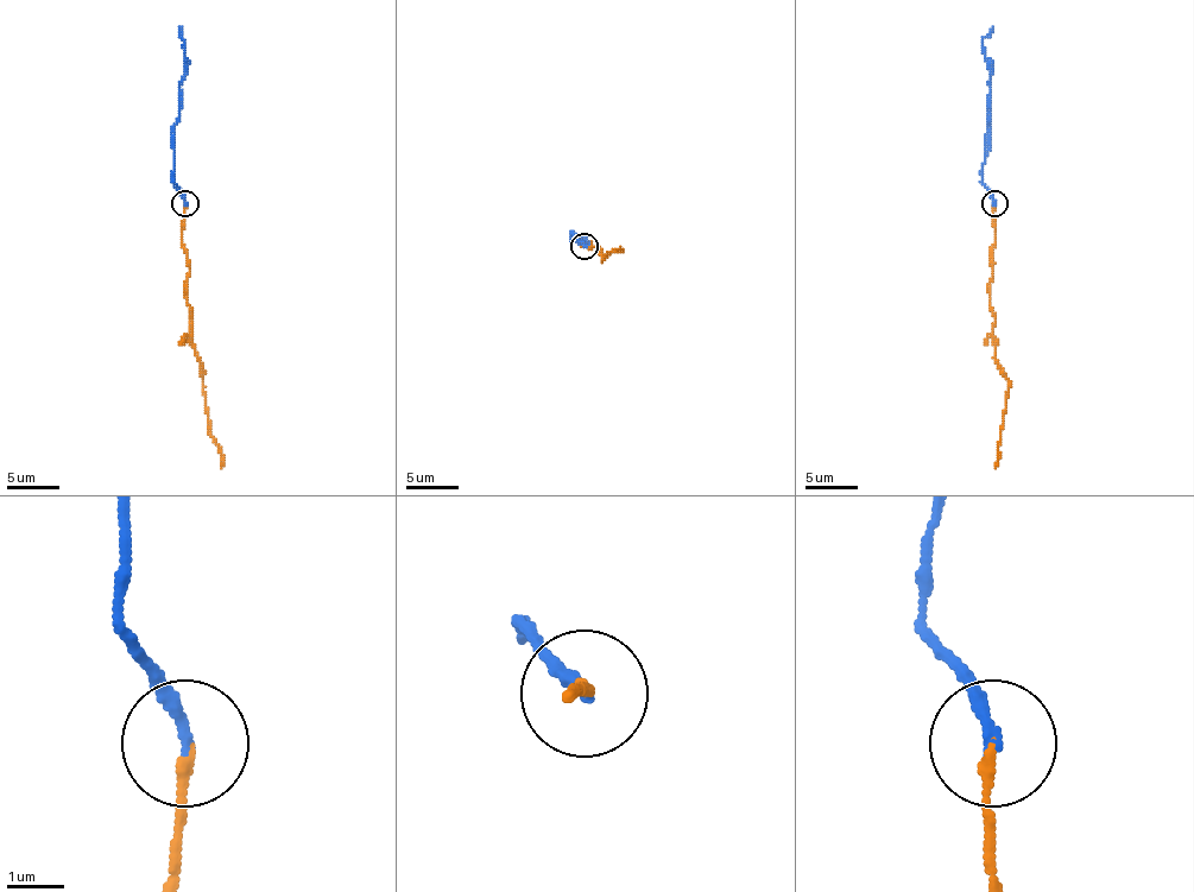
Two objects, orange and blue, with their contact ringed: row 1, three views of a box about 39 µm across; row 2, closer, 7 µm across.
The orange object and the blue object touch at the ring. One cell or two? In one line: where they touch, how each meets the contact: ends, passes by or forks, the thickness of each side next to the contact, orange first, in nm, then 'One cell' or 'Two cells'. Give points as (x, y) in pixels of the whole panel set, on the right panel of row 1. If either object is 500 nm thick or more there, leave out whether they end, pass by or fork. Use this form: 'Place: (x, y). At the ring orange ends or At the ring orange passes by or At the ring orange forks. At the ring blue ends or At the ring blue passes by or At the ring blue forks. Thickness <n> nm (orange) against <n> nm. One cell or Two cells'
Place: (994, 203). At the ring orange ends. At the ring blue ends. Thickness 150 nm (orange) against 220 nm. One cell

